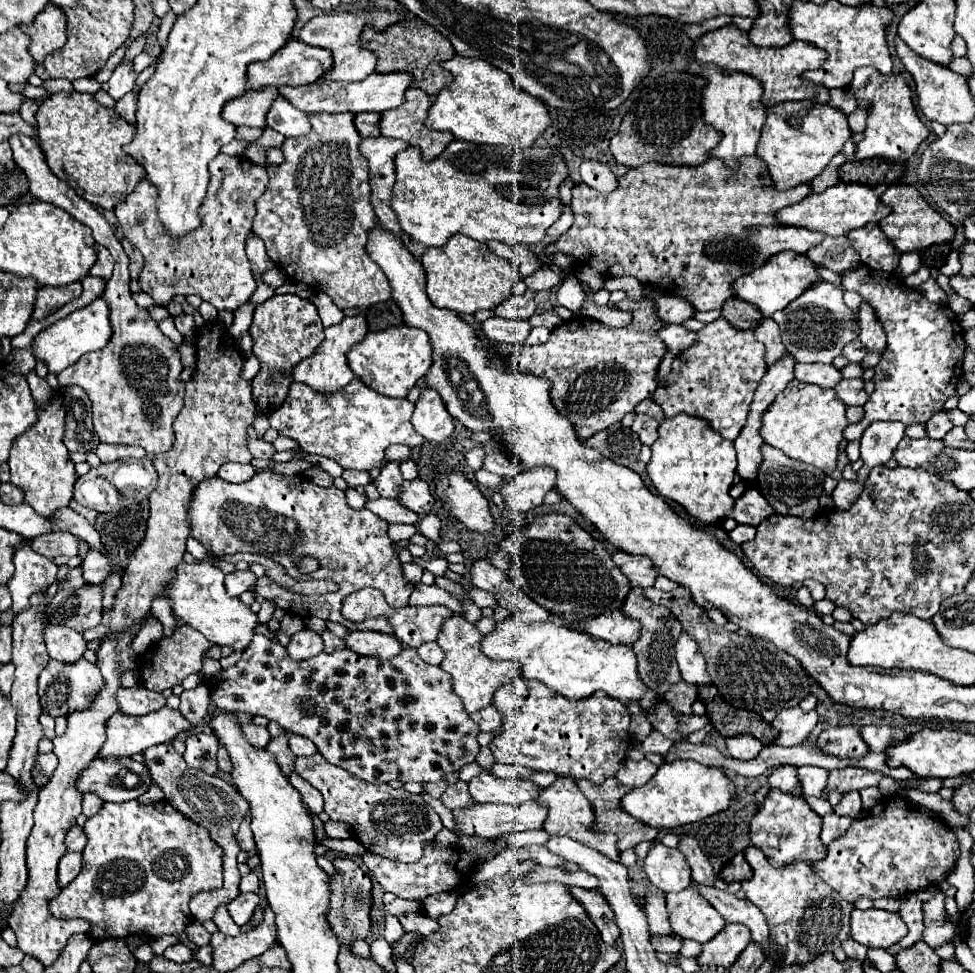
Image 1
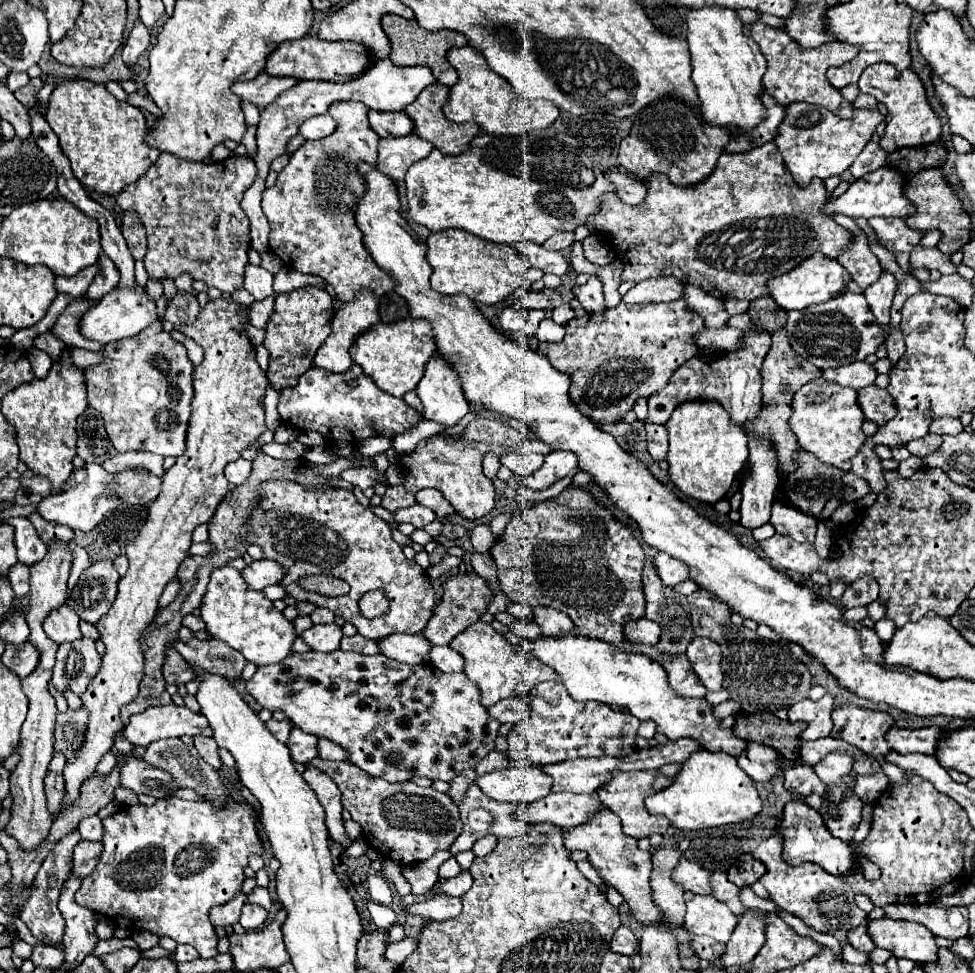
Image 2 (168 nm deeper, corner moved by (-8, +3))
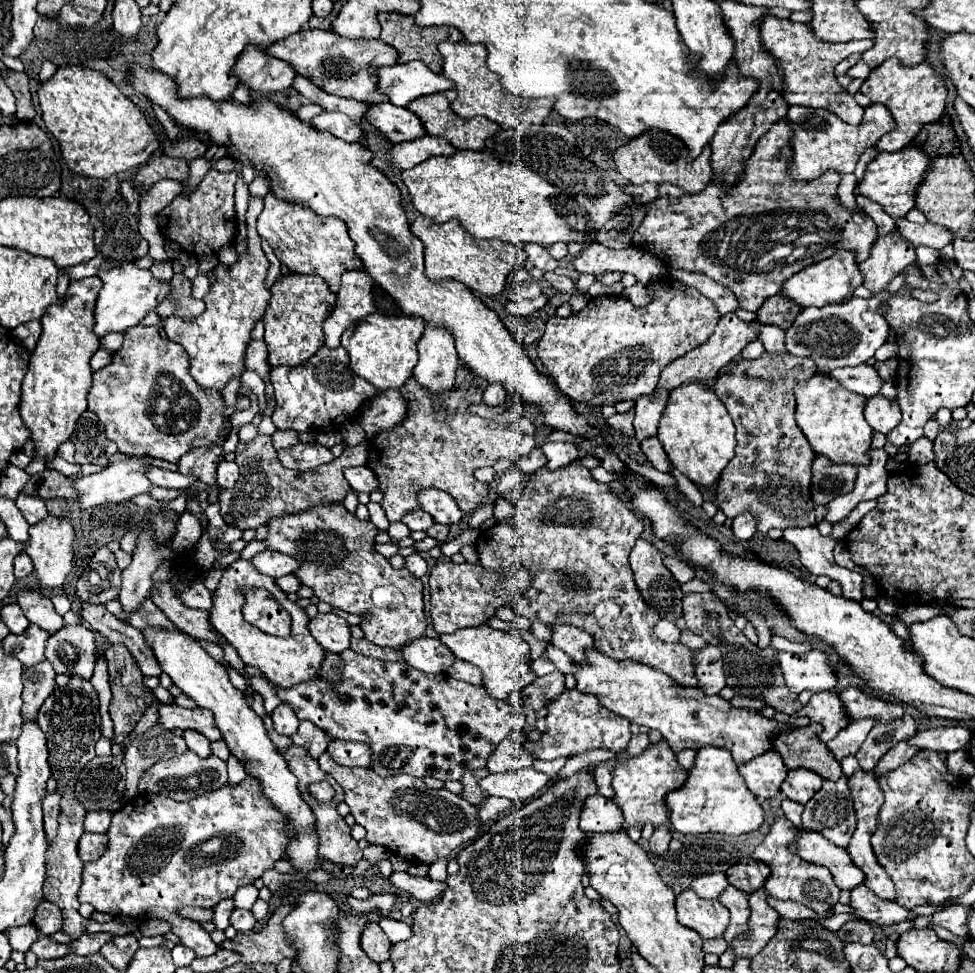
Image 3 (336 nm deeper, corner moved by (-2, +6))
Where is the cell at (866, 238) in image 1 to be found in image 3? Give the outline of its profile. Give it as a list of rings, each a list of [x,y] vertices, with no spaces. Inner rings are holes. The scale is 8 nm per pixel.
[[[899,218],[897,228],[913,246],[931,246],[935,250],[941,250],[943,246],[953,242],[951,232],[941,224],[933,224],[933,222],[913,224],[907,218]]]

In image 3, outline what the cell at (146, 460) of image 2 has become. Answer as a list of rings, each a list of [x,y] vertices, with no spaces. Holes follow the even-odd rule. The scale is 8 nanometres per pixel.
[[[155,466],[149,468],[149,480],[153,480],[155,486],[163,486],[163,488],[189,488],[197,482],[195,476],[183,476],[179,472],[171,472]]]

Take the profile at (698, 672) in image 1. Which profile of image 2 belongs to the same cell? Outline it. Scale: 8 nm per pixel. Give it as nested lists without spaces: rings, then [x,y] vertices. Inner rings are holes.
[[[695,637],[689,647],[687,647],[687,659],[693,663],[693,669],[697,673],[697,677],[701,679],[701,683],[707,687],[707,691],[719,691],[721,683],[723,683],[723,671],[721,671],[721,651],[719,645],[711,639],[705,637]]]

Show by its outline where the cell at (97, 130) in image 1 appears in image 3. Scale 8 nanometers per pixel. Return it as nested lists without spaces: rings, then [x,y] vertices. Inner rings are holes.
[[[59,66],[47,82],[39,84],[37,96],[47,130],[59,140],[61,154],[67,166],[81,176],[109,178],[113,174],[131,170],[139,164],[145,164],[161,146],[155,130],[149,126],[141,108],[135,106],[127,96],[123,96],[123,92],[97,70],[83,66]]]

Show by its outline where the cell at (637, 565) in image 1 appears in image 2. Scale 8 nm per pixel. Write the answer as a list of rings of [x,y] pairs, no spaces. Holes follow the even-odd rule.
[[[657,553],[653,557],[655,561],[655,569],[657,569],[657,575],[659,579],[665,583],[665,585],[677,585],[685,579],[689,579],[689,569],[687,565],[683,565],[679,559],[667,555],[667,553]]]

